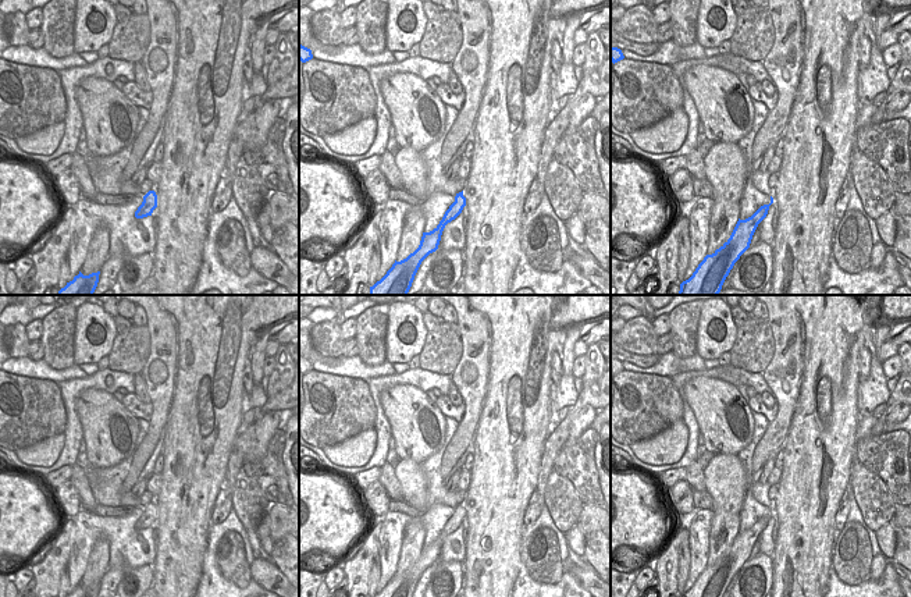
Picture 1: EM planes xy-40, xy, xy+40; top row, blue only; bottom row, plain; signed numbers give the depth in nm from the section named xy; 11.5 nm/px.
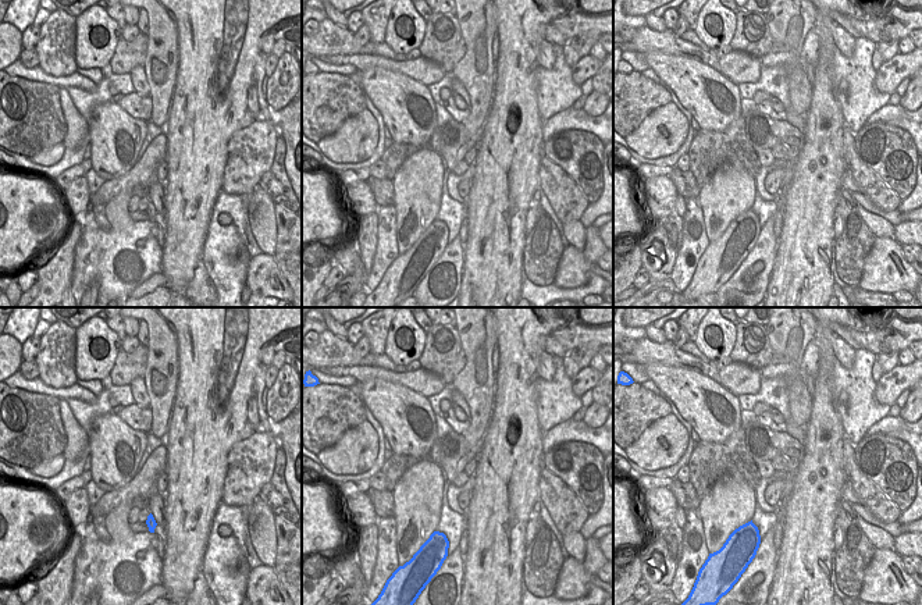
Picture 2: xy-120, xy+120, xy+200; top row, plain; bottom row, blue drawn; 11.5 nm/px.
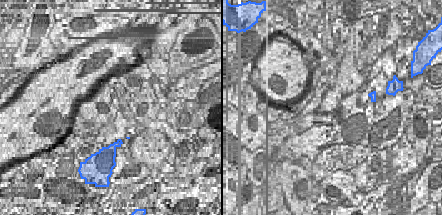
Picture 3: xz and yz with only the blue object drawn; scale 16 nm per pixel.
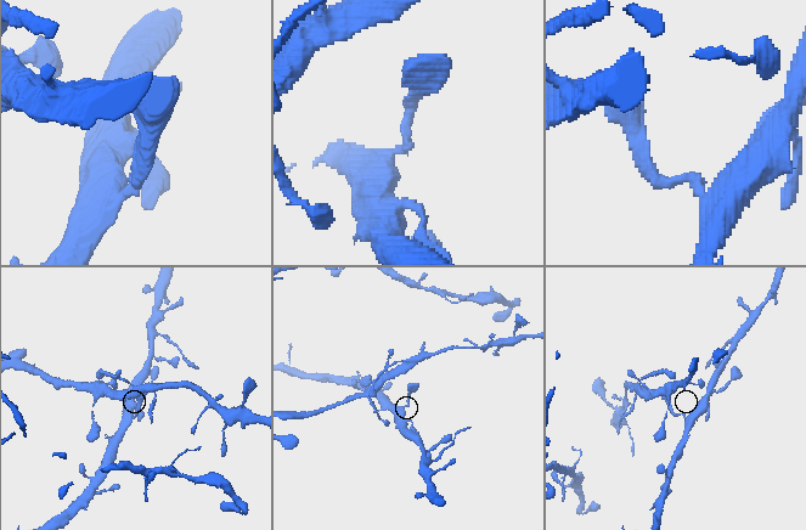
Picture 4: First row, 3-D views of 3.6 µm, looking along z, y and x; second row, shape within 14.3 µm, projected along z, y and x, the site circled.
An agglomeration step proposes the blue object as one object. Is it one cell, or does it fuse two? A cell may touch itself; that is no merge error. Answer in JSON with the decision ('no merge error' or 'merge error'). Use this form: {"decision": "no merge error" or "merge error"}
{"decision": "no merge error"}

